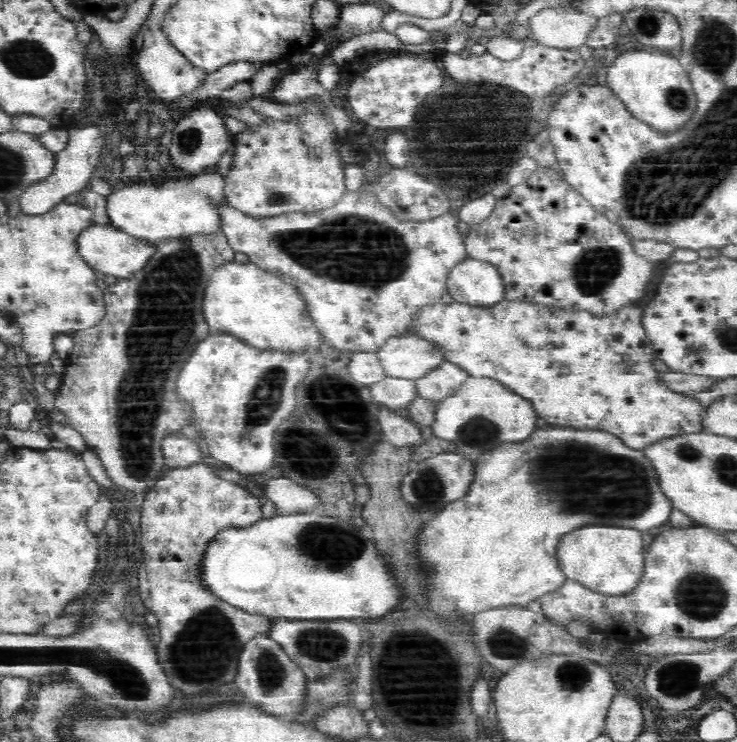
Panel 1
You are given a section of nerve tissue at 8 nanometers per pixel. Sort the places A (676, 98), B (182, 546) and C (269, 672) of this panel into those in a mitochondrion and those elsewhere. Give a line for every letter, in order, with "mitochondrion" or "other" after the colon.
A: mitochondrion
B: other
C: mitochondrion

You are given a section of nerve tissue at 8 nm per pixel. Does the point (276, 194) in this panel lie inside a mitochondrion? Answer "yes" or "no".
yes

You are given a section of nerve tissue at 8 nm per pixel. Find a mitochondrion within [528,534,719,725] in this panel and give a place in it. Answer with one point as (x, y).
(676, 680)

